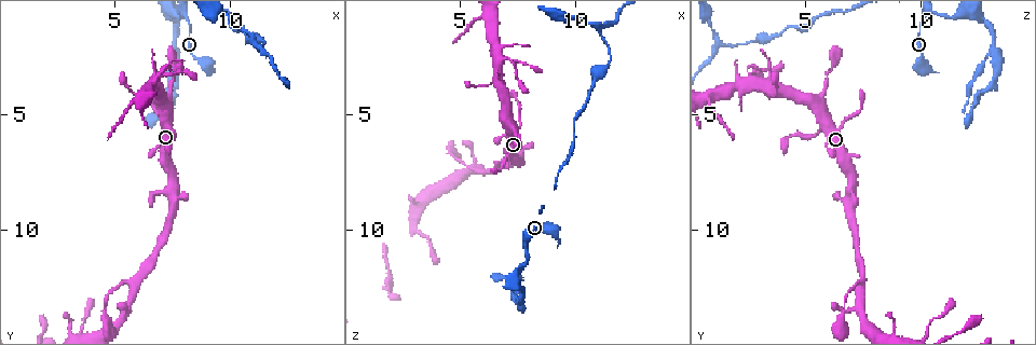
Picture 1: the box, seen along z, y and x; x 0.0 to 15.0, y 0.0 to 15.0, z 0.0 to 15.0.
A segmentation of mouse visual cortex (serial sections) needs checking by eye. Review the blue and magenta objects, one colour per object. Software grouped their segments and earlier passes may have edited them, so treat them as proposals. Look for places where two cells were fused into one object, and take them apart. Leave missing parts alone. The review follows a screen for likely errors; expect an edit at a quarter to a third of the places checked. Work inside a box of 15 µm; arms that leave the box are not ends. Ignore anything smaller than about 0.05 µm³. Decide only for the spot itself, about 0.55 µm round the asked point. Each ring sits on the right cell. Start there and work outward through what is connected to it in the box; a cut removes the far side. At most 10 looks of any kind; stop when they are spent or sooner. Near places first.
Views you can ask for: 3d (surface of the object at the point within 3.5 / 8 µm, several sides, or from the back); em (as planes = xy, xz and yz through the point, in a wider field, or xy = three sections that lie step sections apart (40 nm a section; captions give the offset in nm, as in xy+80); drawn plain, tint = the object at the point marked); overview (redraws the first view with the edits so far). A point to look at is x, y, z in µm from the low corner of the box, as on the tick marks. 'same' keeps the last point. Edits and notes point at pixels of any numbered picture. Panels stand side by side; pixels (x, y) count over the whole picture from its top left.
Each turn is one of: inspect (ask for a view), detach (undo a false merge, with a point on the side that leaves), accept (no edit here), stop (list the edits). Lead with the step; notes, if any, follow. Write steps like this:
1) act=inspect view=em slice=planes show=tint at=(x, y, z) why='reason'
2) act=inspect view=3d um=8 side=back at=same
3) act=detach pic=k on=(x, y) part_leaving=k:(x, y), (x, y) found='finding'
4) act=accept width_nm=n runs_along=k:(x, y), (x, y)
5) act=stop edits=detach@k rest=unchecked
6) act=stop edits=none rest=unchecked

act=inspect view=3d um=8 side=back at=(7.5, 2.0, 13.1) why='a fork'

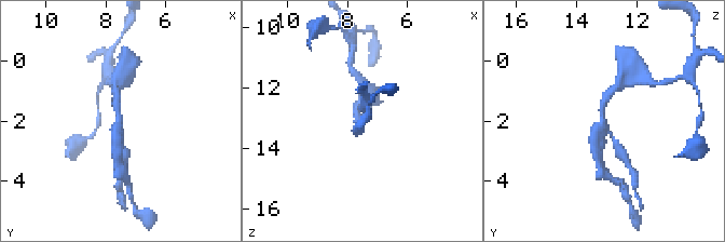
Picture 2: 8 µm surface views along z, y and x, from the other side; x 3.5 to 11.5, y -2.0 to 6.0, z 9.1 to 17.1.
act=inspect view=3d um=3.5 at=(7.6, 2.1, 13.1) why='closer look'

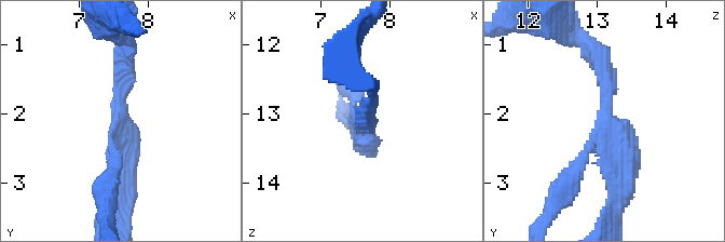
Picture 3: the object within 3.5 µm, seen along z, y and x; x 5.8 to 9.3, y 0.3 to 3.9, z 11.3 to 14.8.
act=inspect view=em slice=xy step=5 show=tint at=(7.55, 2.10, 13.15) arms=3 arm_widths_nm=200,250,300 why='shape alone is not enough'

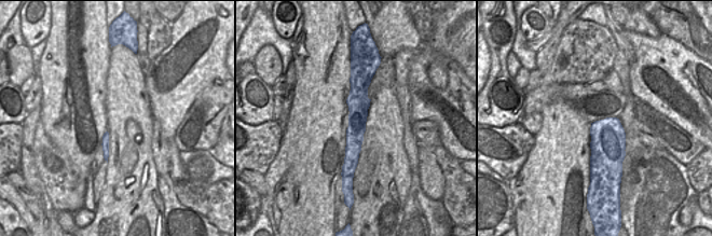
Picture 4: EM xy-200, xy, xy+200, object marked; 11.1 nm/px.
act=accept runs_along=3:(592, 53), (623, 186) found='continuous, no second cell'

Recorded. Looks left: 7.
act=inspect view=3d um=3.5 side=back at=(6.7, 3.5, 2.7) why='small branch off a trunk'

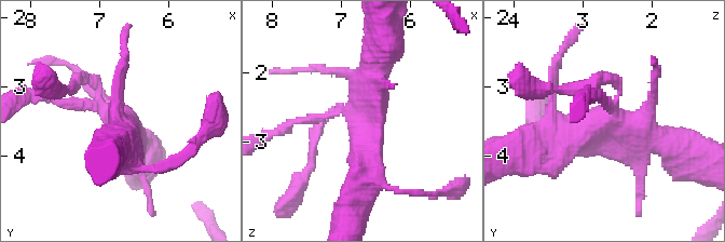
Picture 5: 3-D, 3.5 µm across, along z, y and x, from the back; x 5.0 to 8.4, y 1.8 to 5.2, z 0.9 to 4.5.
act=inspect view=em slice=xy step=1 show=tint at=(6.65, 3.50, 2.65) why='shape alone is not enough'

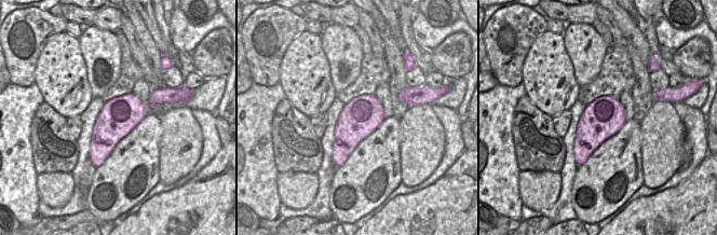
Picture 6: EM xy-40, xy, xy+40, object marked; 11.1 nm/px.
act=accept found='all the same cell'

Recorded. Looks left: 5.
act=inspect view=3d um=3.5 at=(5.9, 12.3, 7.4) why='calibre changes'

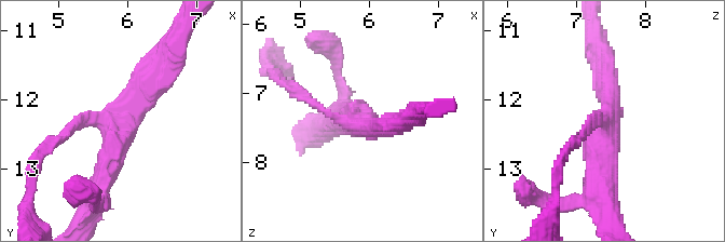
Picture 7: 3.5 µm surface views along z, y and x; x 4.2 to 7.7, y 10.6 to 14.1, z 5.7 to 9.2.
act=inspect view=em slice=xy step=5 show=tint at=(5.95, 12.35, 7.45) arms=3 arm_widths_nm=150,300,350 why='need the tissue'

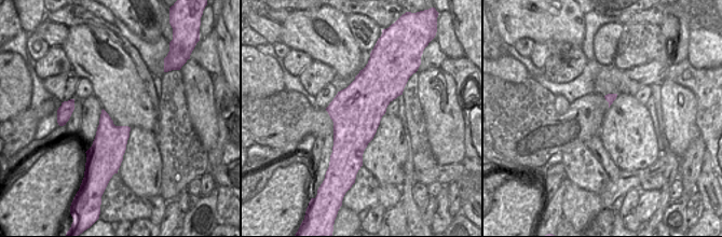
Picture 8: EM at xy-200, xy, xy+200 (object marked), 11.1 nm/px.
act=accept runs_along=7:(165, 65), (119, 128), (99, 191) found='all the same cell'

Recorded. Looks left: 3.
act=inspect view=3d um=3.5 at=(3.7, 13.9, 10.9) why='calibre changes'

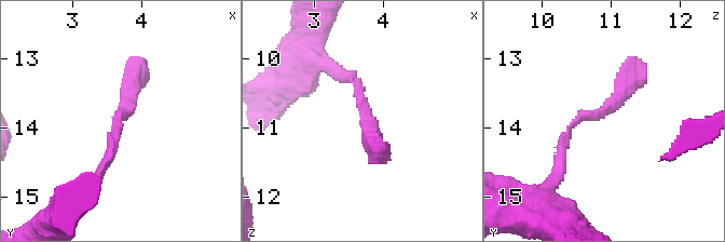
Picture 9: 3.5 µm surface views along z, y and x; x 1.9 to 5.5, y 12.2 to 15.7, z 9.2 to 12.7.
act=inspect view=em slice=xy step=5 show=tint at=(3.75, 13.80, 10.90) why='shape alone is not enough'

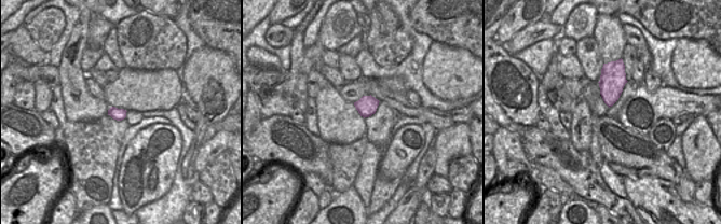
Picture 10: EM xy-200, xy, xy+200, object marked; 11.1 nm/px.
act=accept width_nm=220 runs_along=9:(562, 157), (568, 130), (610, 107), (634, 61) found='continuous, no second cell'

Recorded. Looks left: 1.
act=stop edits=none rest=unchecked

